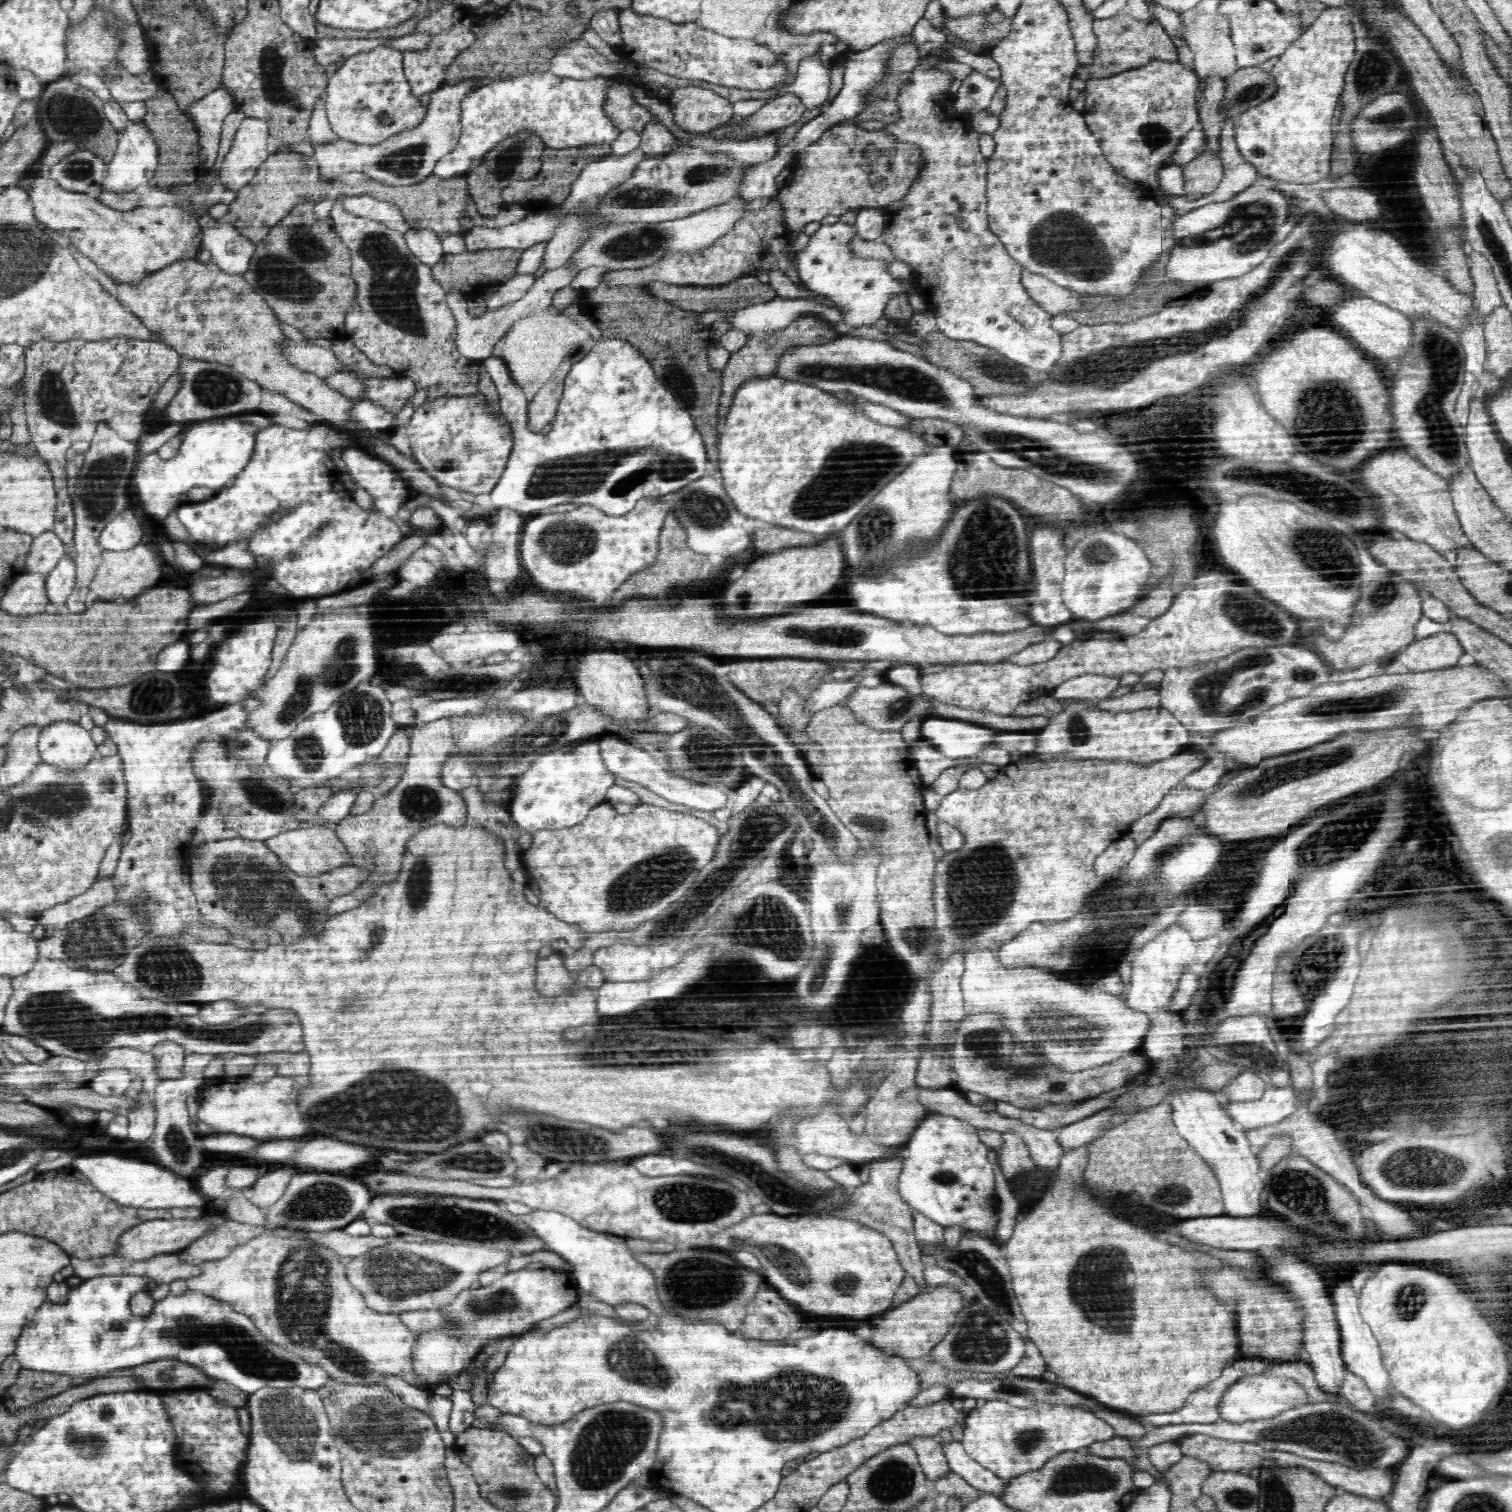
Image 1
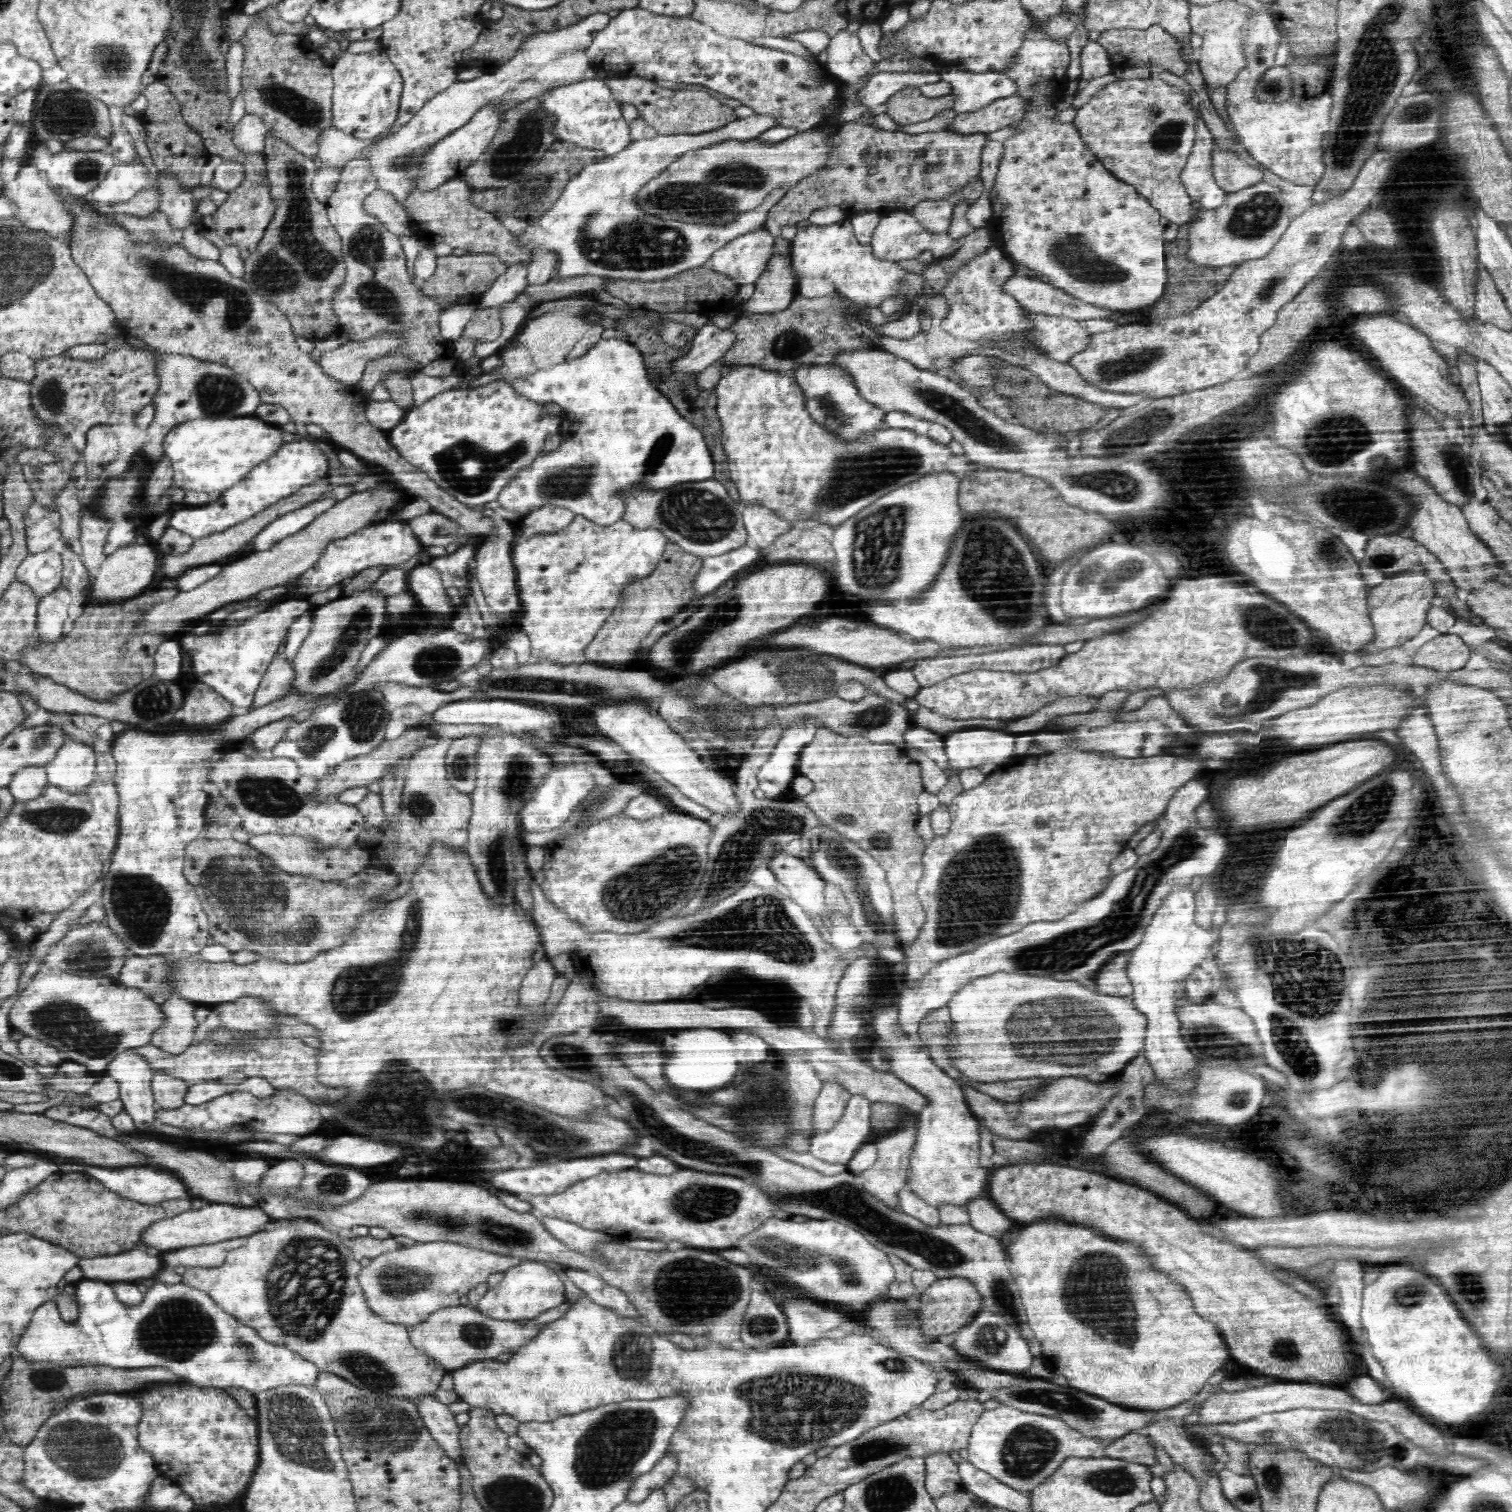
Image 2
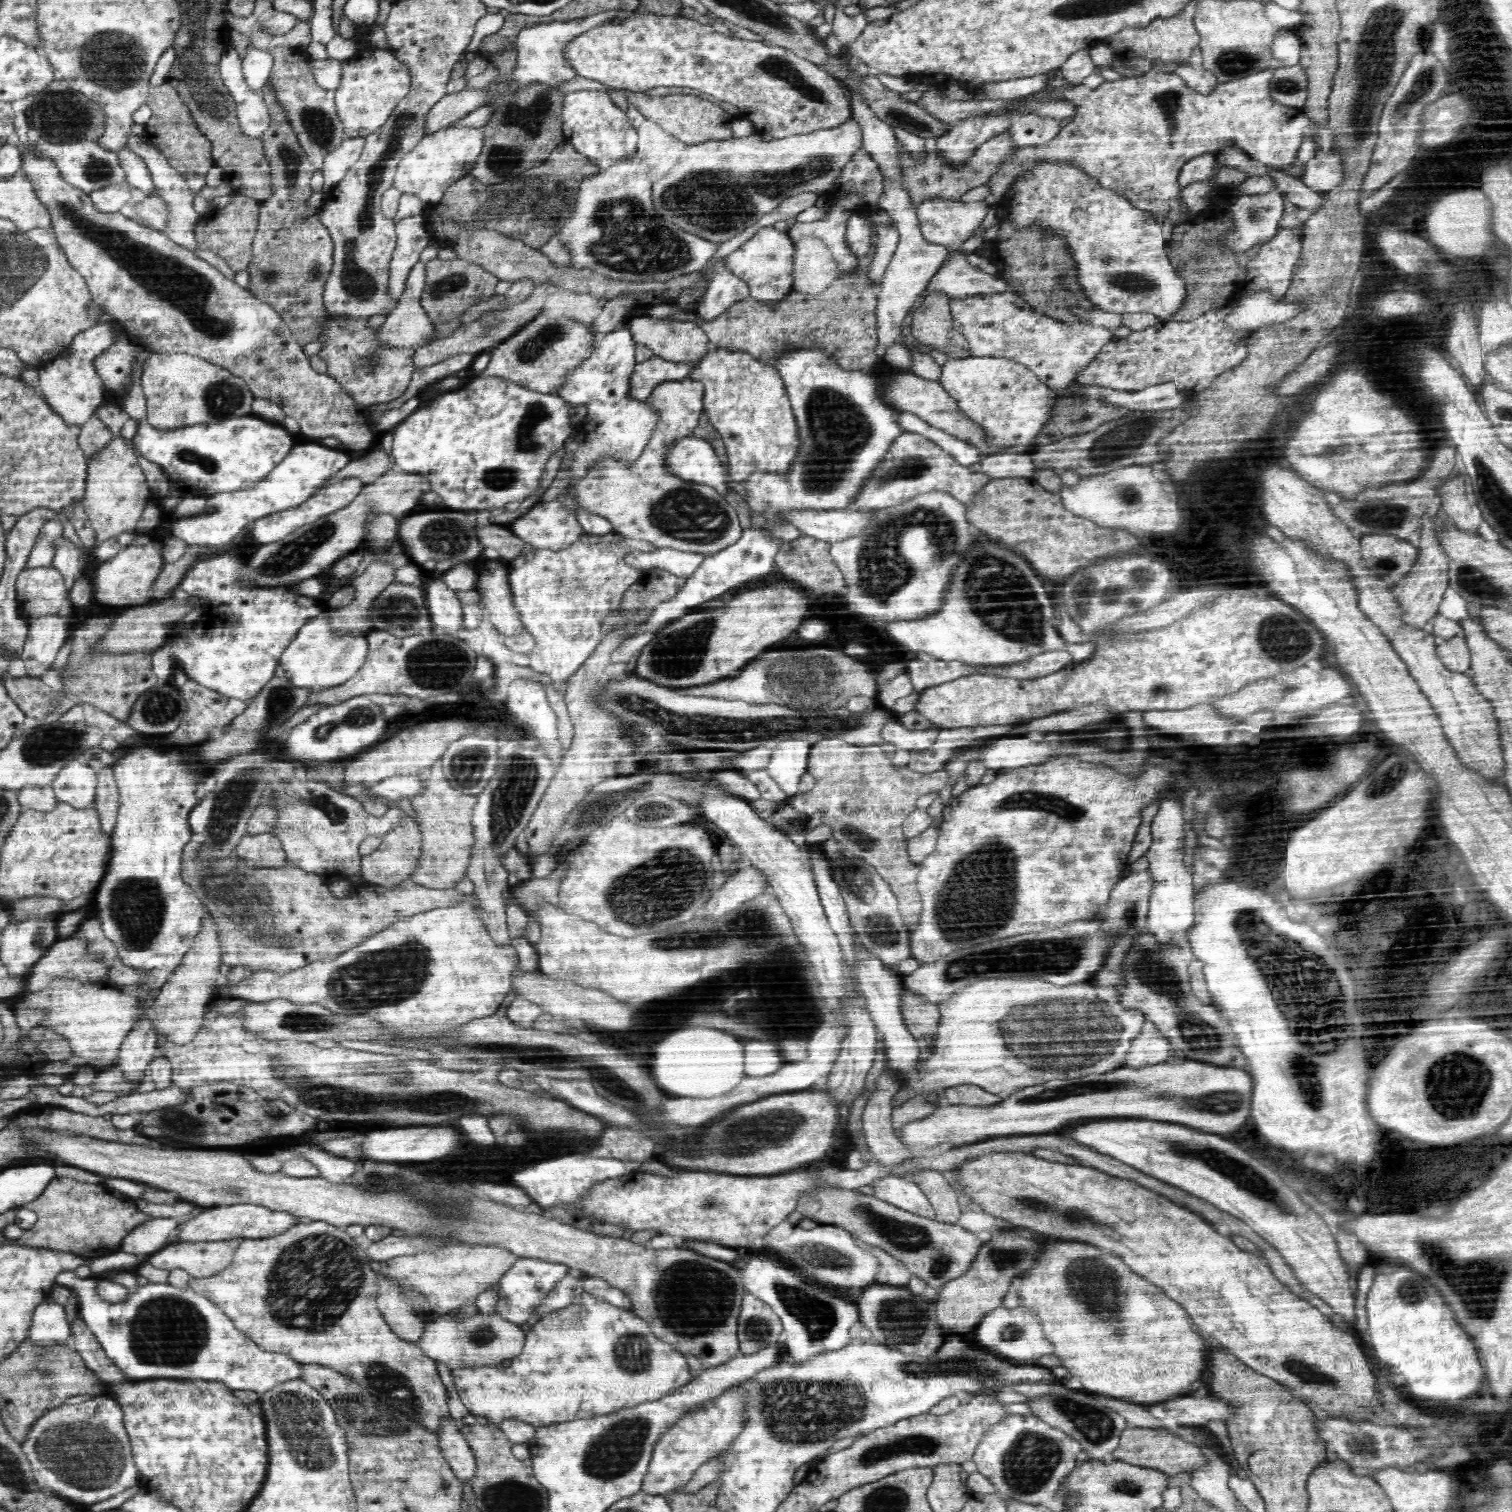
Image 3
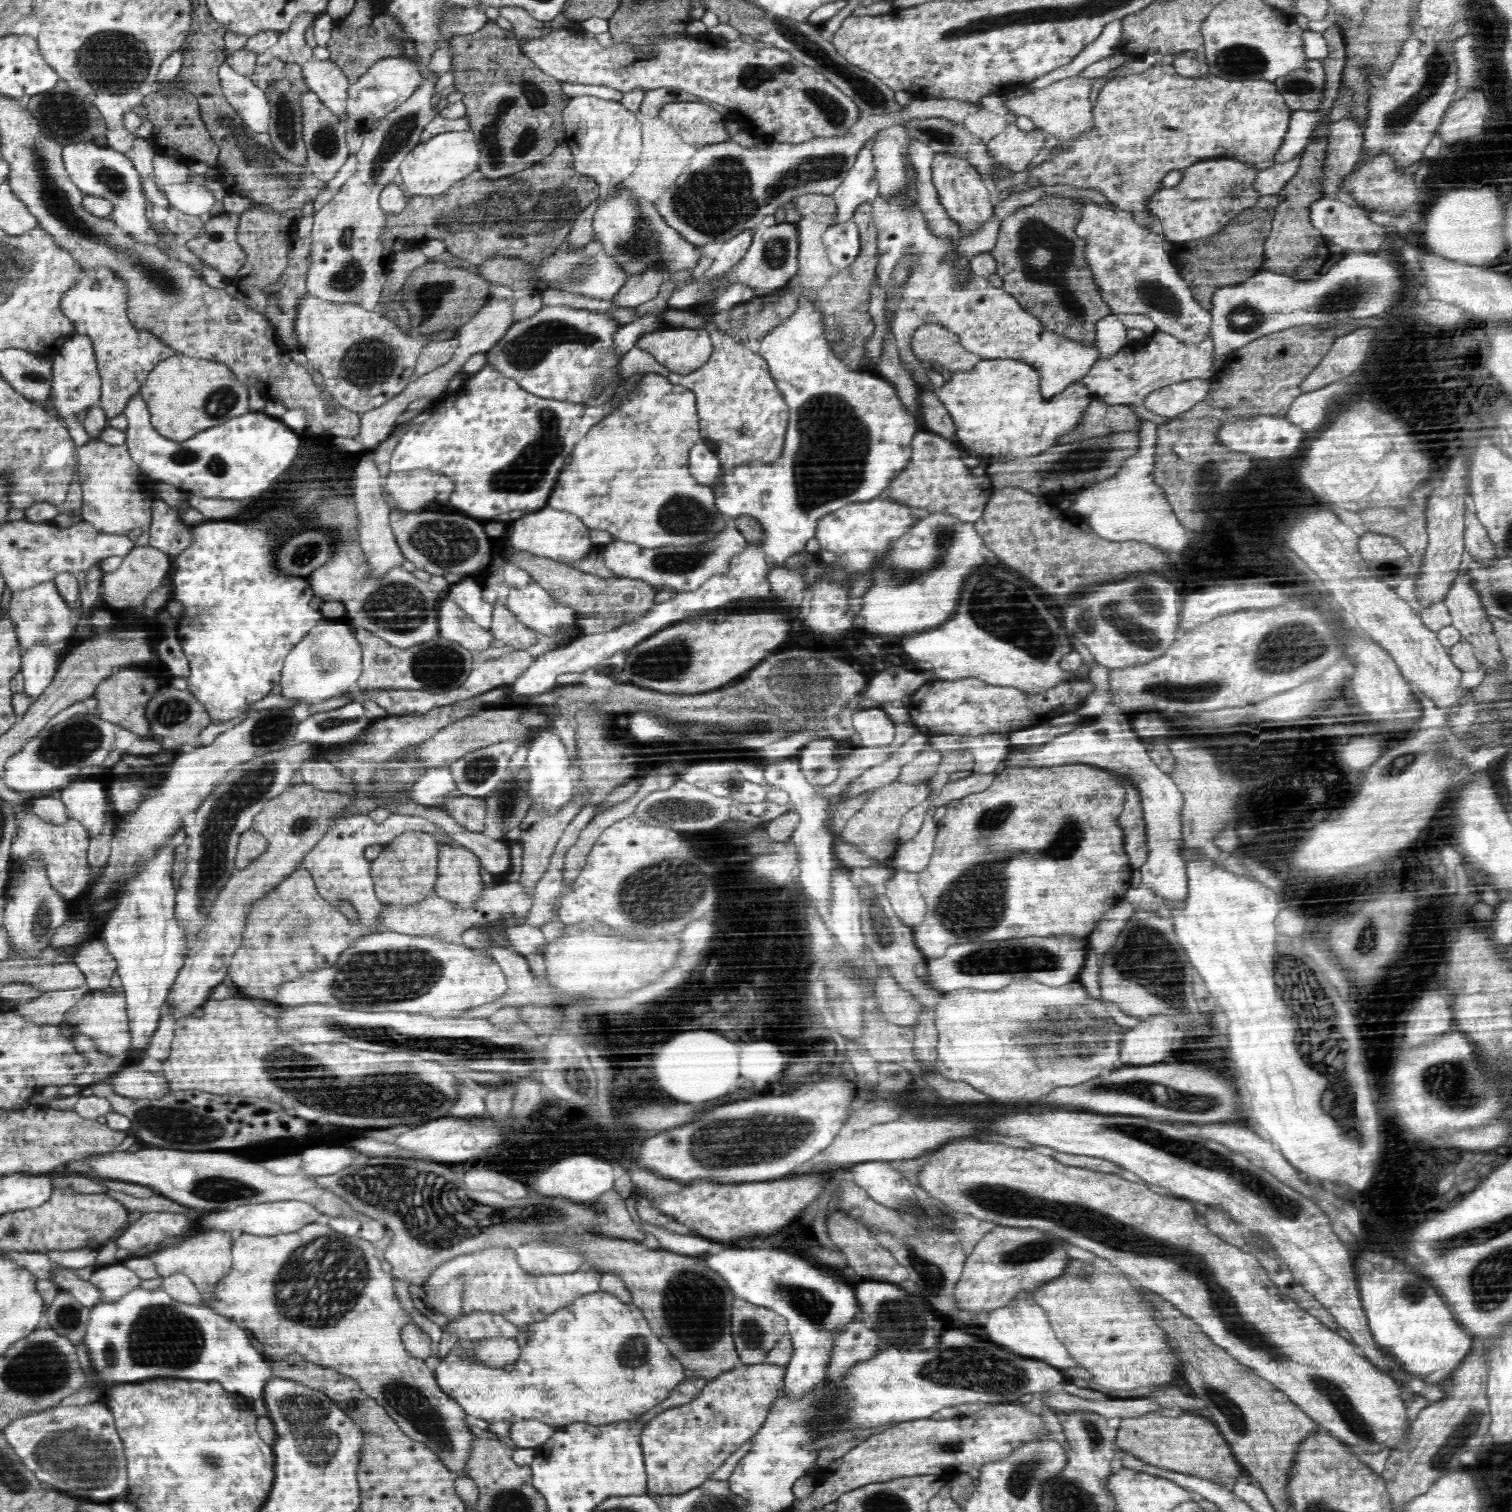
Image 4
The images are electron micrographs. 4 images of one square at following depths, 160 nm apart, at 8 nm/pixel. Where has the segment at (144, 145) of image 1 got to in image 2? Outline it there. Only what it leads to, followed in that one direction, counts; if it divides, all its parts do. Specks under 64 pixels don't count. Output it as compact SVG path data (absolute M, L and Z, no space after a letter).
M139 158L130 165L114 166L88 198L96 203L98 209L110 209L114 204L131 200L138 192L145 190L148 182L148 170Z

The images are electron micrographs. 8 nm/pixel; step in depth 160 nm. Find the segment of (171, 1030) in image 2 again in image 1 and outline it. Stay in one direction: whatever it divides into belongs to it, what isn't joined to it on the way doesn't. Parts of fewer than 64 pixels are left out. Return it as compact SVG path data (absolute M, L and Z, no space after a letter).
M164 1041L155 1044L151 1051L156 1060L154 1076L158 1080L177 1079L183 1076L183 1062L187 1053L182 1045Z

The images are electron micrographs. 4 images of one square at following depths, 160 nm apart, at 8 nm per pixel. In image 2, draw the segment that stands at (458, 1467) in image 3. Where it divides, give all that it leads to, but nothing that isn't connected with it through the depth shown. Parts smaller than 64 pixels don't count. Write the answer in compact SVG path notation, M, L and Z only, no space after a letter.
M422 1396L416 1402L416 1407L418 1407L423 1423L439 1446L443 1447L448 1458L451 1458L455 1463L462 1463L459 1435L461 1428L456 1422L455 1414L434 1396Z

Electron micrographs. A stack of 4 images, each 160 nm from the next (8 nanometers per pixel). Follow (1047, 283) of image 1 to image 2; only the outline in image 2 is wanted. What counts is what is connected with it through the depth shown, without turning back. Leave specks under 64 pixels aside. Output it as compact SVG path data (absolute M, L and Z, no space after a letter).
M1022 274L1010 277L1003 290L1032 313L1070 317L1077 321L1112 318L1112 309L1084 302L1052 283L1046 284Z

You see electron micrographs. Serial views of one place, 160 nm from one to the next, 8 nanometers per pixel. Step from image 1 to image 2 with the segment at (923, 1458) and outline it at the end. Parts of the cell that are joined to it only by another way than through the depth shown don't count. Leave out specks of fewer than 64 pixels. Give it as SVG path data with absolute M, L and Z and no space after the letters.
M936 1452L932 1456L926 1456L924 1463L926 1463L925 1489L933 1500L944 1494L966 1489L958 1473L958 1464L952 1461L949 1454Z

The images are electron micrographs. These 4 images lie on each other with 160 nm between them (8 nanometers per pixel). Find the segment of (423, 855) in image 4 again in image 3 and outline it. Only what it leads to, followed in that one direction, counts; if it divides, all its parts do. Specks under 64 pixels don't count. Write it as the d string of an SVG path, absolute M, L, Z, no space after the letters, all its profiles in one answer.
M404 816L402 822L384 836L377 851L361 856L361 876L377 886L396 887L404 880L410 879L412 870L416 870L416 864L420 862L420 848L420 827L416 826L412 817Z

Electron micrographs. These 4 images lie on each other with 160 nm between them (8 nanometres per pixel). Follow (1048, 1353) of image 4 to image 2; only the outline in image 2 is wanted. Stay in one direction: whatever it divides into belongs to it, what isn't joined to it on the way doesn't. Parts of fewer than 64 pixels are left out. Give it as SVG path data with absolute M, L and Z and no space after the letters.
M982 1308L972 1322L962 1326L960 1330L952 1333L954 1342L952 1348L958 1354L966 1358L972 1358L972 1361L980 1360L980 1364L986 1364L996 1370L1006 1370L1006 1372L1022 1372L1027 1370L1032 1364L1033 1354L1030 1352L1030 1346L1016 1327L1010 1325L1008 1320L1000 1314L996 1314L986 1308Z

